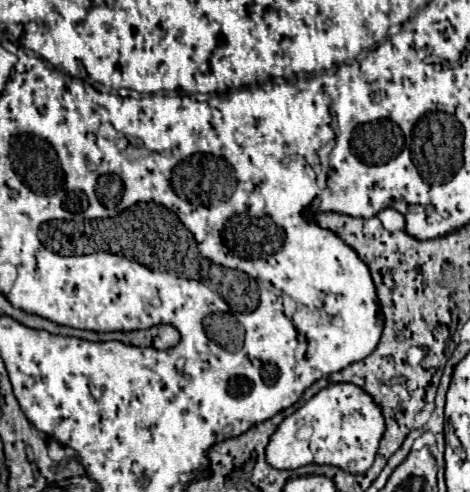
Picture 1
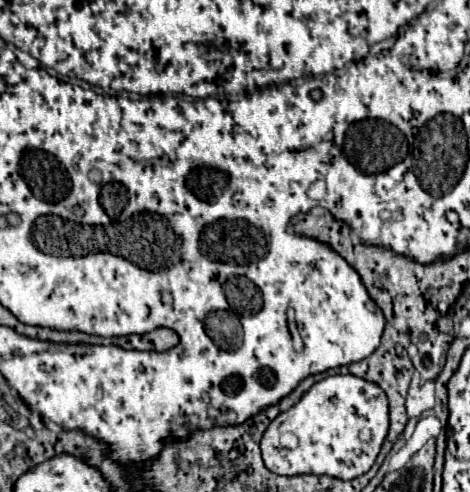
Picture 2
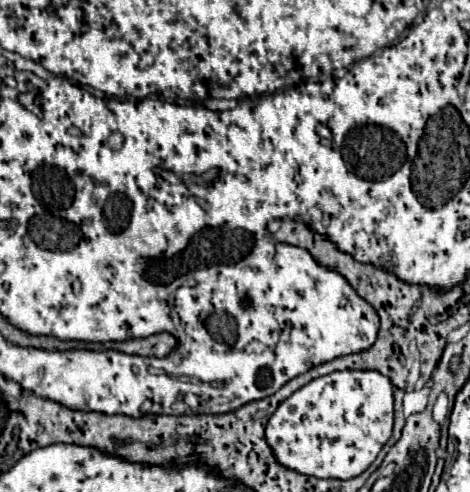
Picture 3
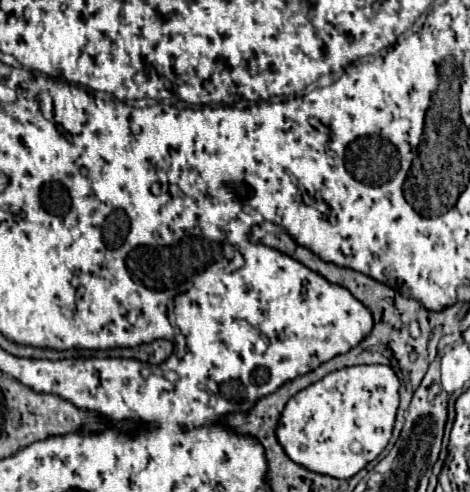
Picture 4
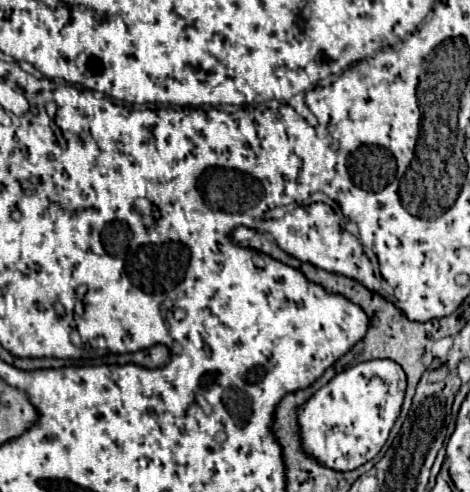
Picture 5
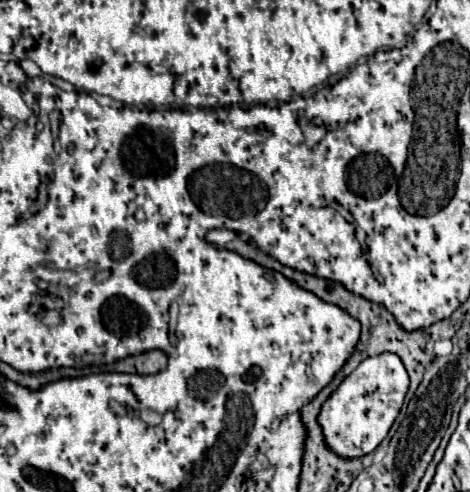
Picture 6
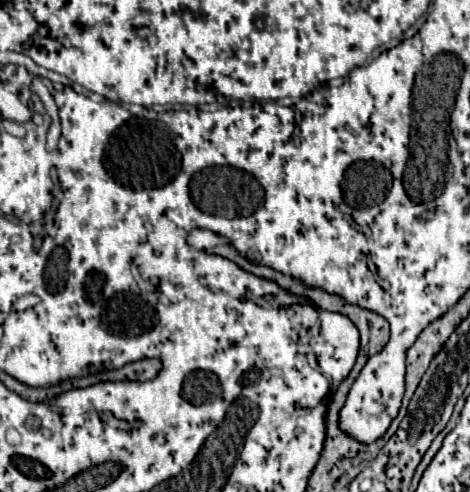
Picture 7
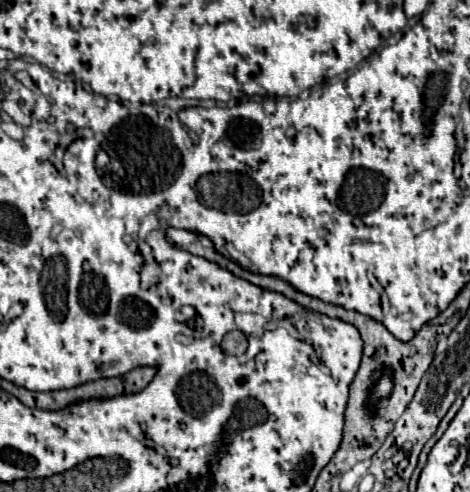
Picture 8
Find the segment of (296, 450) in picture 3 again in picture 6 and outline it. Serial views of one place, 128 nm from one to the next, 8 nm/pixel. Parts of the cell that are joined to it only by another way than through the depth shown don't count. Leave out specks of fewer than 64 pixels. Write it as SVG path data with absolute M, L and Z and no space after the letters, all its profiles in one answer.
M384 352L376 358L366 358L322 406L318 422L328 438L328 446L344 458L360 458L372 452L394 424L406 392L408 374L396 354Z

